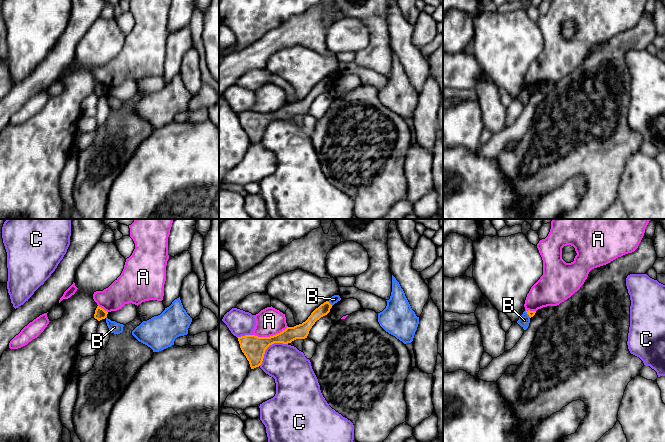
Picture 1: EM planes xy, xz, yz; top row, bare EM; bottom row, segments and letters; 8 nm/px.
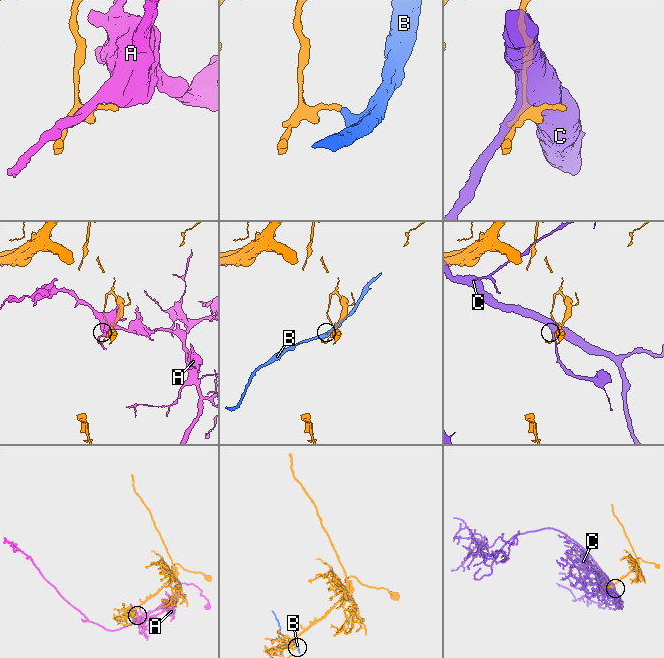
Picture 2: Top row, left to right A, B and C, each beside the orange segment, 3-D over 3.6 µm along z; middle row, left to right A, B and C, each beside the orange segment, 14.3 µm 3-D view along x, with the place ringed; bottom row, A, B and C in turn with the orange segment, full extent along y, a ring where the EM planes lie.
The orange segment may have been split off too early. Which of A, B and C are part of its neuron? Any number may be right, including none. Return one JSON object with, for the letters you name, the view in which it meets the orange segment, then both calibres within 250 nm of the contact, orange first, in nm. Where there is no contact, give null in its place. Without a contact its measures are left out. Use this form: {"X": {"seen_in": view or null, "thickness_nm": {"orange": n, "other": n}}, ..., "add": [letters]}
{"add": []}

